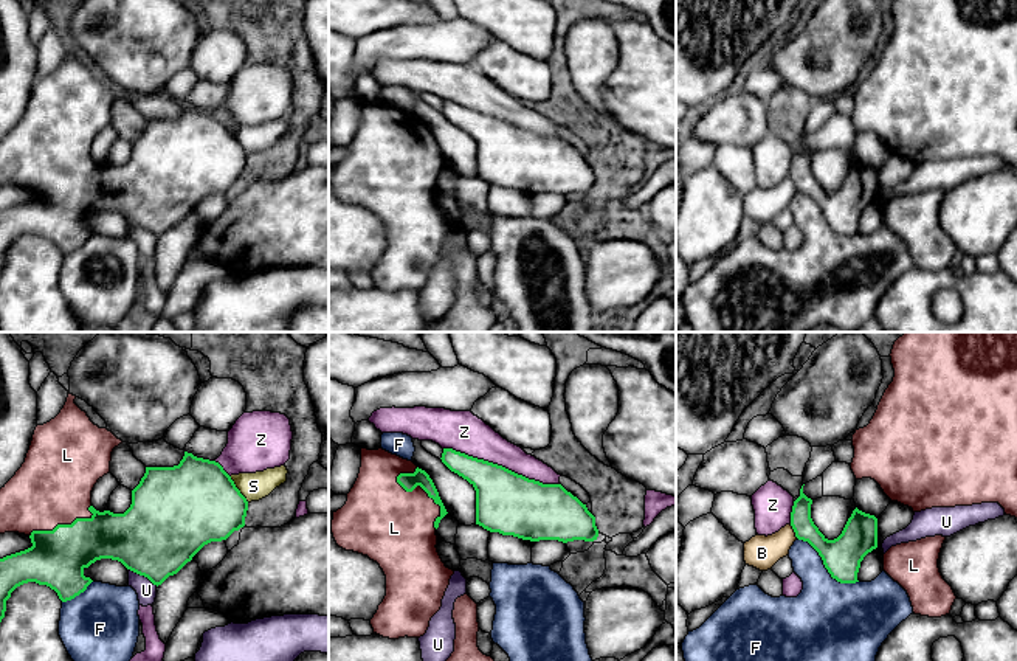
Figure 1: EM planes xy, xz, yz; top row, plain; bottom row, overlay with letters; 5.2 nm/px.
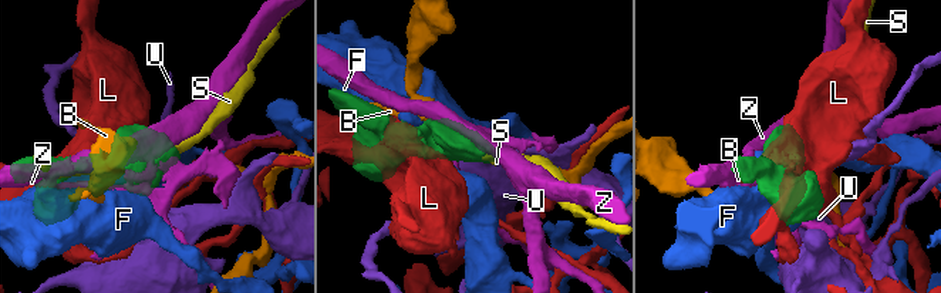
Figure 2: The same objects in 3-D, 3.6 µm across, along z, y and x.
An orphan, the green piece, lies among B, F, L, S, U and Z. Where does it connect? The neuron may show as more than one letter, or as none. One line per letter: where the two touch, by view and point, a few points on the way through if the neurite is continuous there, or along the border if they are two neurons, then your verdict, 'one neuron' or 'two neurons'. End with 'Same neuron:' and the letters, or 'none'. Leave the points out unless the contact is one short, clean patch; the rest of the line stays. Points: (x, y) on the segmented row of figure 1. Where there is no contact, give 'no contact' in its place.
B: yz (794, 531) | two neurons
F: yz (825, 567) | two neurons
L: xz (425, 491) | one neuron
S: xy (237, 489) | along xy (230, 477), (248, 501) | two neurons
U: xy (143, 574) | along xy (127, 568), (146, 576), (157, 585) | two neurons
Z: xz (501, 466) | two neurons
Same neuron: L

